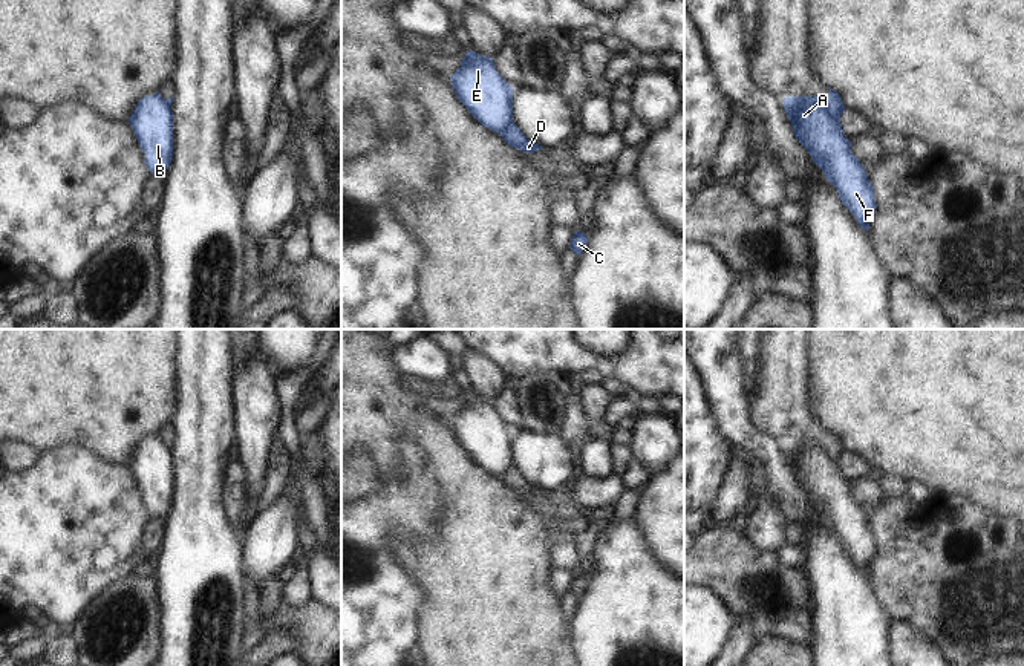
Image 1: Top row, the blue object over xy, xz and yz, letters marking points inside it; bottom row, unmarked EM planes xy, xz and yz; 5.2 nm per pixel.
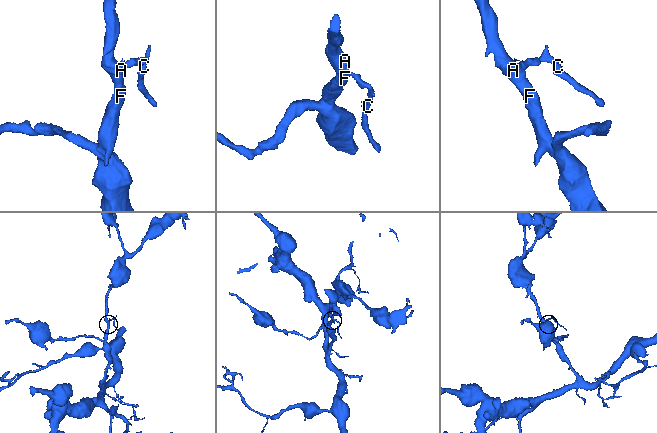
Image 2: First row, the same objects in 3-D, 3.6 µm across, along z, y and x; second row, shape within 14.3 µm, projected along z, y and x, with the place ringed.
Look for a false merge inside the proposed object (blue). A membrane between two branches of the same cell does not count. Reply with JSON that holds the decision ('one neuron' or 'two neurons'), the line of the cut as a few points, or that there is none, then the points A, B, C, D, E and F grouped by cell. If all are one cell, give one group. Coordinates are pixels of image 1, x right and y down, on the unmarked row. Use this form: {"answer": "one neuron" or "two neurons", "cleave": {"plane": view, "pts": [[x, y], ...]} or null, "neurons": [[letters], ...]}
{"answer": "two neurons", "cleave": {"plane": "yz", "pts": [[812, 440], [828, 457], [839, 461]]}, "neurons": [["A", "B", "E", "F"], ["C", "D"]]}

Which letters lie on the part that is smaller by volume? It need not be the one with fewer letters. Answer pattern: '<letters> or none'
C, D

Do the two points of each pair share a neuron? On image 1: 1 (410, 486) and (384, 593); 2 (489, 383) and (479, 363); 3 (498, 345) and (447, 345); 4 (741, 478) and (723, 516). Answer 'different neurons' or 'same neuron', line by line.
1: same neuron
2: same neuron
3: different neurons
4: same neuron

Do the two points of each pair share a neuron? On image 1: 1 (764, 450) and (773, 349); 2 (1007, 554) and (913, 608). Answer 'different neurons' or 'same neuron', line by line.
1: different neurons
2: same neuron

